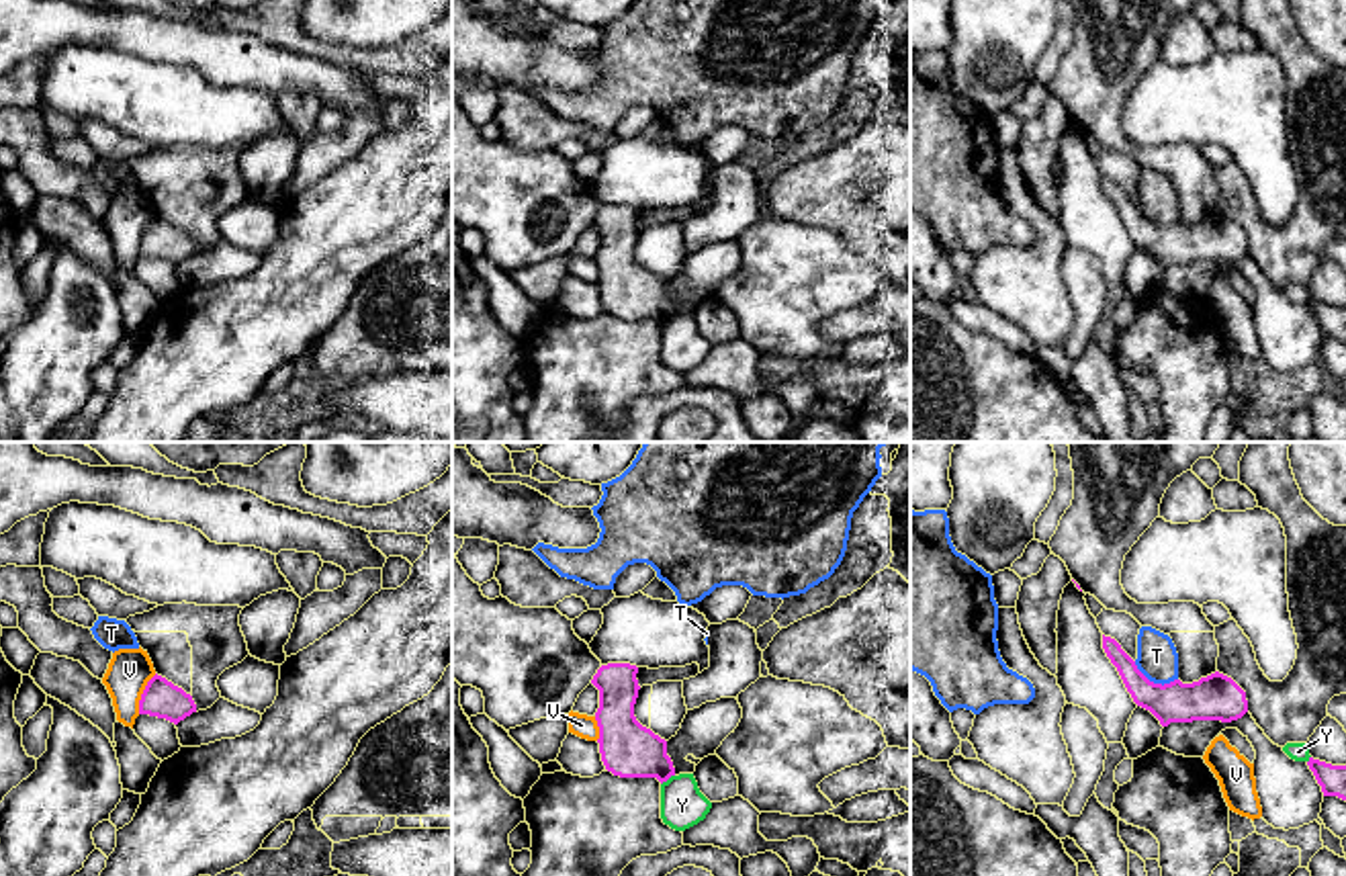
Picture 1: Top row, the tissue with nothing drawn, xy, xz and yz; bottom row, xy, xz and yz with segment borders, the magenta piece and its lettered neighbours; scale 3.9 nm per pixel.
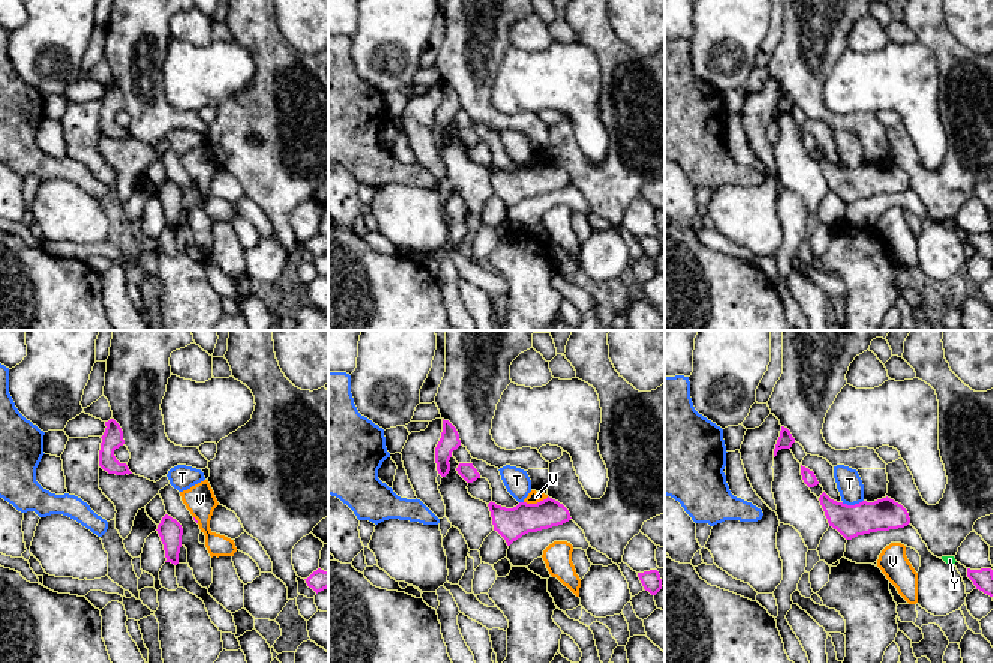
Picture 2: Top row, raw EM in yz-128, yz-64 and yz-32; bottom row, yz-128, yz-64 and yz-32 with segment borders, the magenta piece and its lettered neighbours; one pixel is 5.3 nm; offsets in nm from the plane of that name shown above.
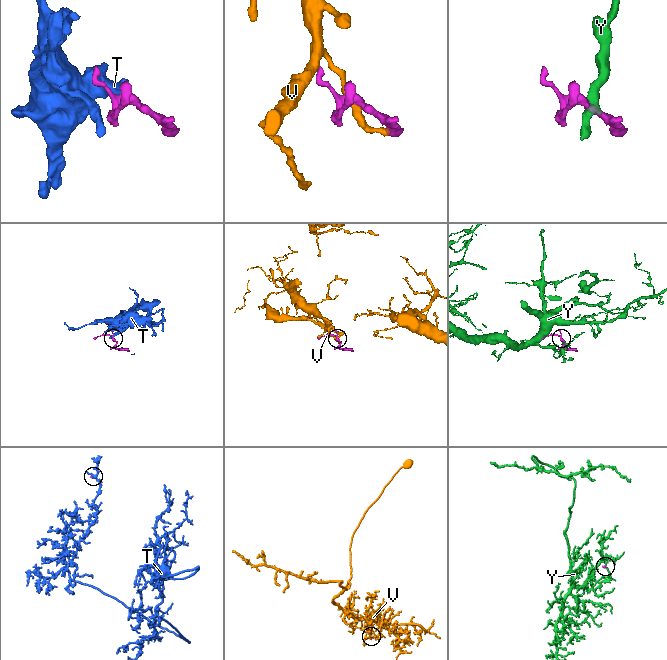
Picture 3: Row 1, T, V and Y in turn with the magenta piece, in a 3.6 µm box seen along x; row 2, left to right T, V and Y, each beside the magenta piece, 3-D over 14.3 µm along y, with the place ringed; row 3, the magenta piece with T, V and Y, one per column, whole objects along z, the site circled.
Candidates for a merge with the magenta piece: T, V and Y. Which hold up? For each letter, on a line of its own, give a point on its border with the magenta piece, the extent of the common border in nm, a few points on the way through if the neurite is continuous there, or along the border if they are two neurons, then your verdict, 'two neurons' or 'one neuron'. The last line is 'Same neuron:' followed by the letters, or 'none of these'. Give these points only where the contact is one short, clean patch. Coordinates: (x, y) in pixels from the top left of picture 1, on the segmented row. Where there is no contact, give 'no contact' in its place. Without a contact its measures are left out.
T: contact yz (1152, 682); length 190 nm; border yz (1134, 662), (1154, 682), (1169, 684), (1177, 680); two neurons
V: contact xy (142, 694); length 180 nm; border xy (156, 674), (142, 694), (138, 713); two neurons
Y: contact xz (667, 778); length 70 nm; border xz (674, 774), (661, 784); two neurons
Same neuron: none of these

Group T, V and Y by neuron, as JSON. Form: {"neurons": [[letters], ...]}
{"neurons": [["T"], ["V"], ["Y"]]}

